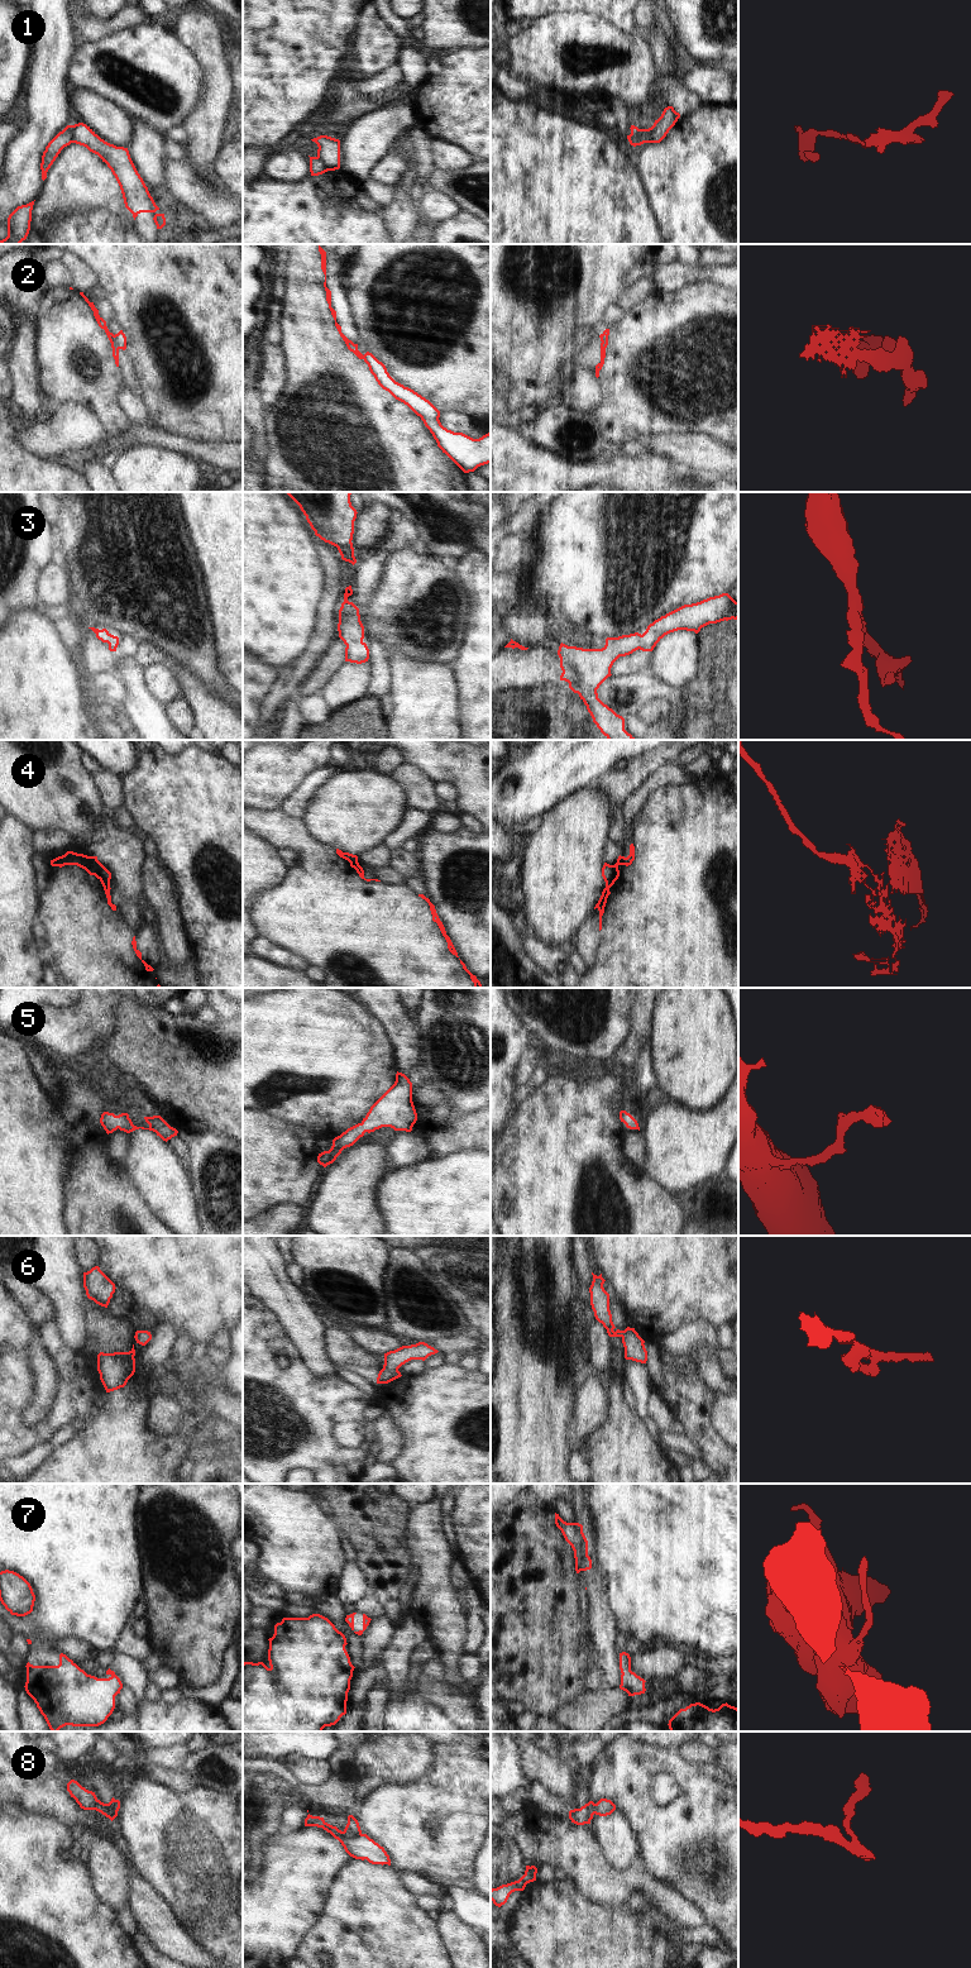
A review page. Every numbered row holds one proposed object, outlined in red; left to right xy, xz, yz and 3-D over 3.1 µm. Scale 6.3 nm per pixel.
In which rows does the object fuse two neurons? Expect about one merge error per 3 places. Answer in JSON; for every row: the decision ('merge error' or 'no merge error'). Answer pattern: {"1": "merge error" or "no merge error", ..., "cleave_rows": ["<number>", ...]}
{"1": "merge error", "2": "merge error", "3": "no merge error", "4": "merge error", "5": "no merge error", "6": "no merge error", "7": "no merge error", "8": "merge error", "cleave_rows": ["1", "2", "4", "8"]}

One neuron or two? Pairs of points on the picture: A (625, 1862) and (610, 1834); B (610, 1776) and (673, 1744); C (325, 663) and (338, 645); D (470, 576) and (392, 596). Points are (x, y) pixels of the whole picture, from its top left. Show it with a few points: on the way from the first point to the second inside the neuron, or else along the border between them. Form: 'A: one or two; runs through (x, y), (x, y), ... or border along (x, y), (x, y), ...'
A: one; runs through (621, 1856), (621, 1848), (616, 1840)
B: two; border along (646, 1744), (663, 1747), (677, 1753)
C: one; runs through (329, 659), (336, 649)
D: two; border along (453, 571), (465, 590), (470, 606)

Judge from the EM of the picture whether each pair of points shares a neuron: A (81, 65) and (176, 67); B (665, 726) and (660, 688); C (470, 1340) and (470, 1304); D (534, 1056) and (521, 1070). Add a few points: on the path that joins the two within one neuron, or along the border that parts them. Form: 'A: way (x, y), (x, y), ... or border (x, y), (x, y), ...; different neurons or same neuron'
A: way (105, 48), (114, 49), (137, 66), (152, 67); same neuron
B: way (675, 716), (675, 701), (670, 696); same neuron
C: border (470, 1331), (477, 1336); different neurons
D: way (530, 1060), (525, 1066); same neuron

